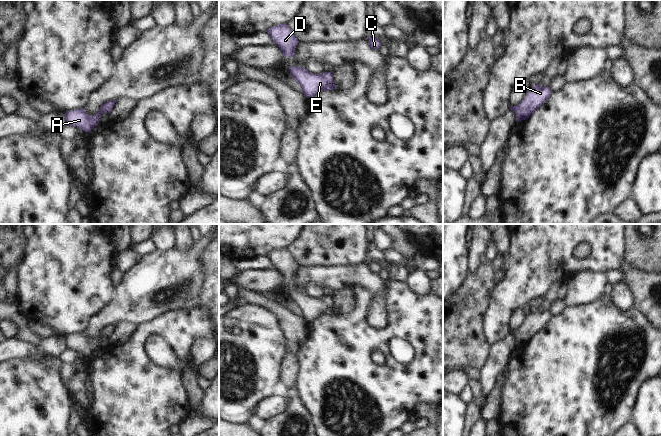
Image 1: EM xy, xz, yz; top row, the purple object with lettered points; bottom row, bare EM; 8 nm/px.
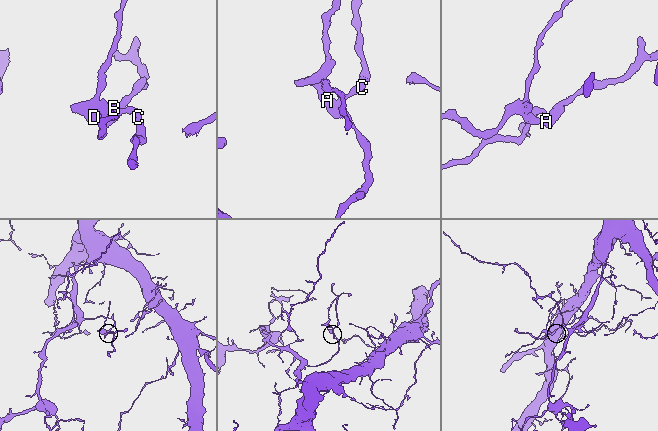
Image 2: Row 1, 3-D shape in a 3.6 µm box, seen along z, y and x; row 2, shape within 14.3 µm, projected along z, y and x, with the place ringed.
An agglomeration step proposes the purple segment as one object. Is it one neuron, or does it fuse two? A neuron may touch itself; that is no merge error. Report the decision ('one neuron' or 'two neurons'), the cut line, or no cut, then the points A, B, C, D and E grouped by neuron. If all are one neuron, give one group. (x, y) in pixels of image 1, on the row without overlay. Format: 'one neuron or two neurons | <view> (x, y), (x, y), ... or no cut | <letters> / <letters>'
one neuron | no cut | A B C D E

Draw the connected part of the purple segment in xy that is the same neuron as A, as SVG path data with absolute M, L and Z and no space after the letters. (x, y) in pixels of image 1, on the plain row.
M115 324L105 326L100 331L99 336L94 340L90 340L84 332L68 335L65 337L67 349L71 349L89 357L99 347L100 339L103 337L108 338L115 327Z

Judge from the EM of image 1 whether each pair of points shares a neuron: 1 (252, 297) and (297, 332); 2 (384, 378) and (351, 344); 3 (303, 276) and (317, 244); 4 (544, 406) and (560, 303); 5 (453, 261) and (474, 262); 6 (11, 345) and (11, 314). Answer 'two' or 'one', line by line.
1: one
2: one
3: two
4: two
5: two
6: two

